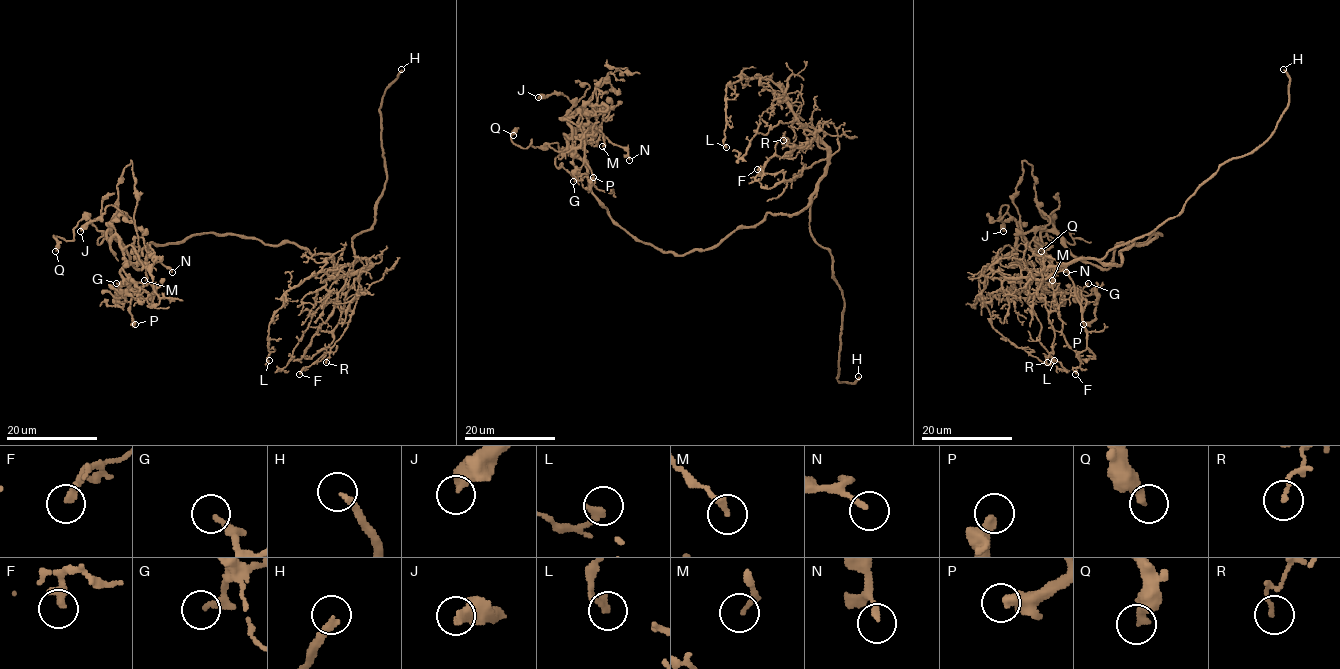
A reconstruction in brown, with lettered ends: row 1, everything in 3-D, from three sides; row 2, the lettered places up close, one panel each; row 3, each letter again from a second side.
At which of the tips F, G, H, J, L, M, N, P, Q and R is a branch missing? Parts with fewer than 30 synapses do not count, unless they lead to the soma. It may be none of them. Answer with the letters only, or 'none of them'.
H

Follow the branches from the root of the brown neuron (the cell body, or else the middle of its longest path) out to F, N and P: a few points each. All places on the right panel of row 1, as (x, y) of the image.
F: (1156, 236), (1123, 249), (1120, 264), (1080, 259), (1066, 267), (1087, 330), (1087, 348), (1079, 354), (1075, 374)
N: (1156, 236), (1120, 243), (1101, 269), (1080, 261), (1042, 212), (1050, 221), (1033, 239), (1066, 272)
P: (1156, 236), (1120, 243), (1106, 269), (1050, 231), (1042, 254), (1017, 238), (1047, 291), (1097, 296), (1083, 324)

